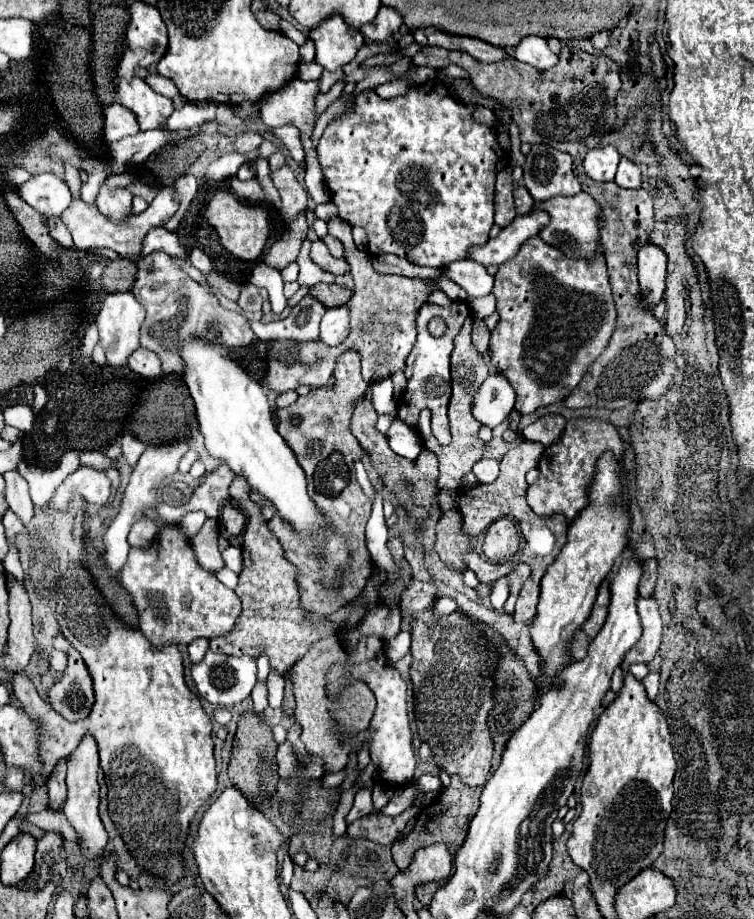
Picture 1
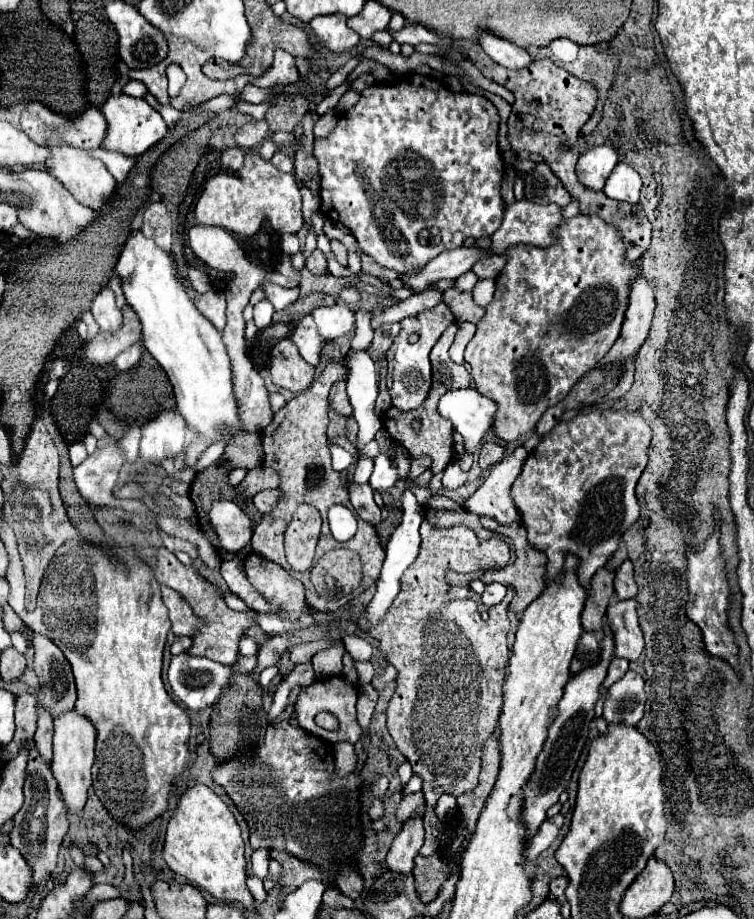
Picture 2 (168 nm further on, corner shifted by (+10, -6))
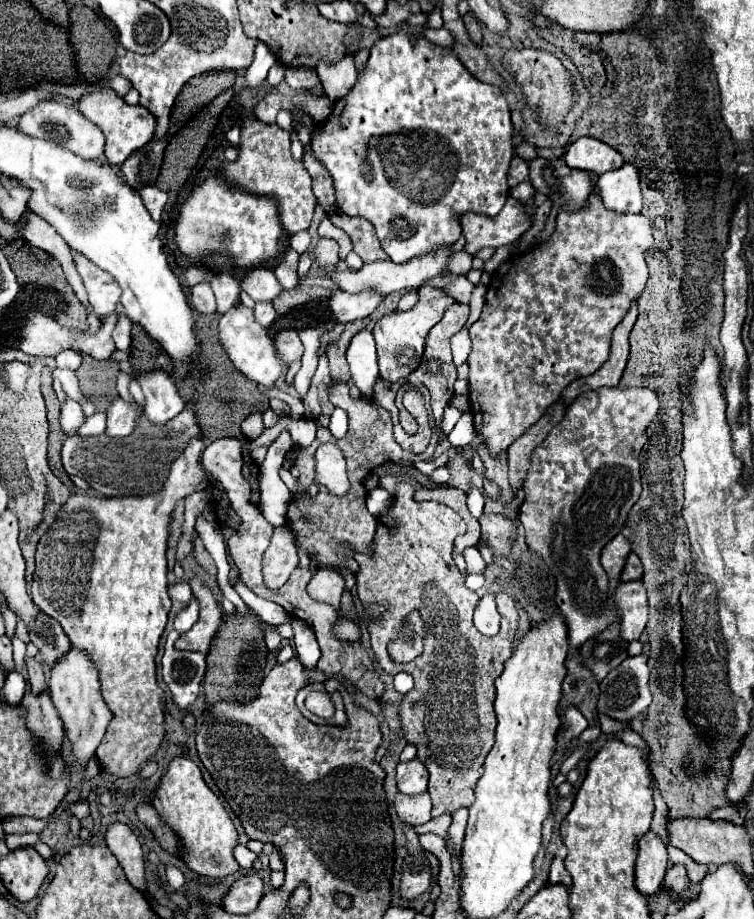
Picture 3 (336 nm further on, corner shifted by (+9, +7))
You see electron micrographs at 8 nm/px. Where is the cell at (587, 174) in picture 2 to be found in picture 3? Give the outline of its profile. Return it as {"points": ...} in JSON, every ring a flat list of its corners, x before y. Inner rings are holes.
{"points":[[580,137,572,141,564,157,570,169,588,171,594,175,602,175,606,171,618,169,624,163,624,159,620,157,620,153,616,153,616,149,604,145,594,137]]}

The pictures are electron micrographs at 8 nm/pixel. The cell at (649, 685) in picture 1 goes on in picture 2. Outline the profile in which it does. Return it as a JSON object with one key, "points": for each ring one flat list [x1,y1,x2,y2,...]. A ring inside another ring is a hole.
{"points":[[627,670,627,674,607,690,603,704,603,718,607,724,639,724,645,708,643,684,645,680,637,672]]}

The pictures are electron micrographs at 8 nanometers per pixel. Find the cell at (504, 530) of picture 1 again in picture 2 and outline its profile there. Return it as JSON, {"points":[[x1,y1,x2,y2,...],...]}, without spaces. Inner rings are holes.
{"points":[[427,520,421,524,421,546,419,556,401,576,401,590,383,620,371,626,367,634,379,644,379,662,383,666,391,664,397,668,397,690,387,708,387,730,399,748,399,752,409,760,415,774,423,778,423,794,427,800,425,810,425,844,419,850,421,856,431,856,439,848,445,826,435,816,435,804,441,794,453,794,455,798,473,790,479,782,481,752,489,736,493,736,501,706,501,682,505,678,505,664,509,660,507,634,509,618,503,612,503,602,491,606,489,620,481,620,475,600,449,600,449,584,445,574,449,570,473,572,499,568,509,562,509,546,501,538,491,538,485,544,475,538,475,534,465,526,453,528,433,528]]}

